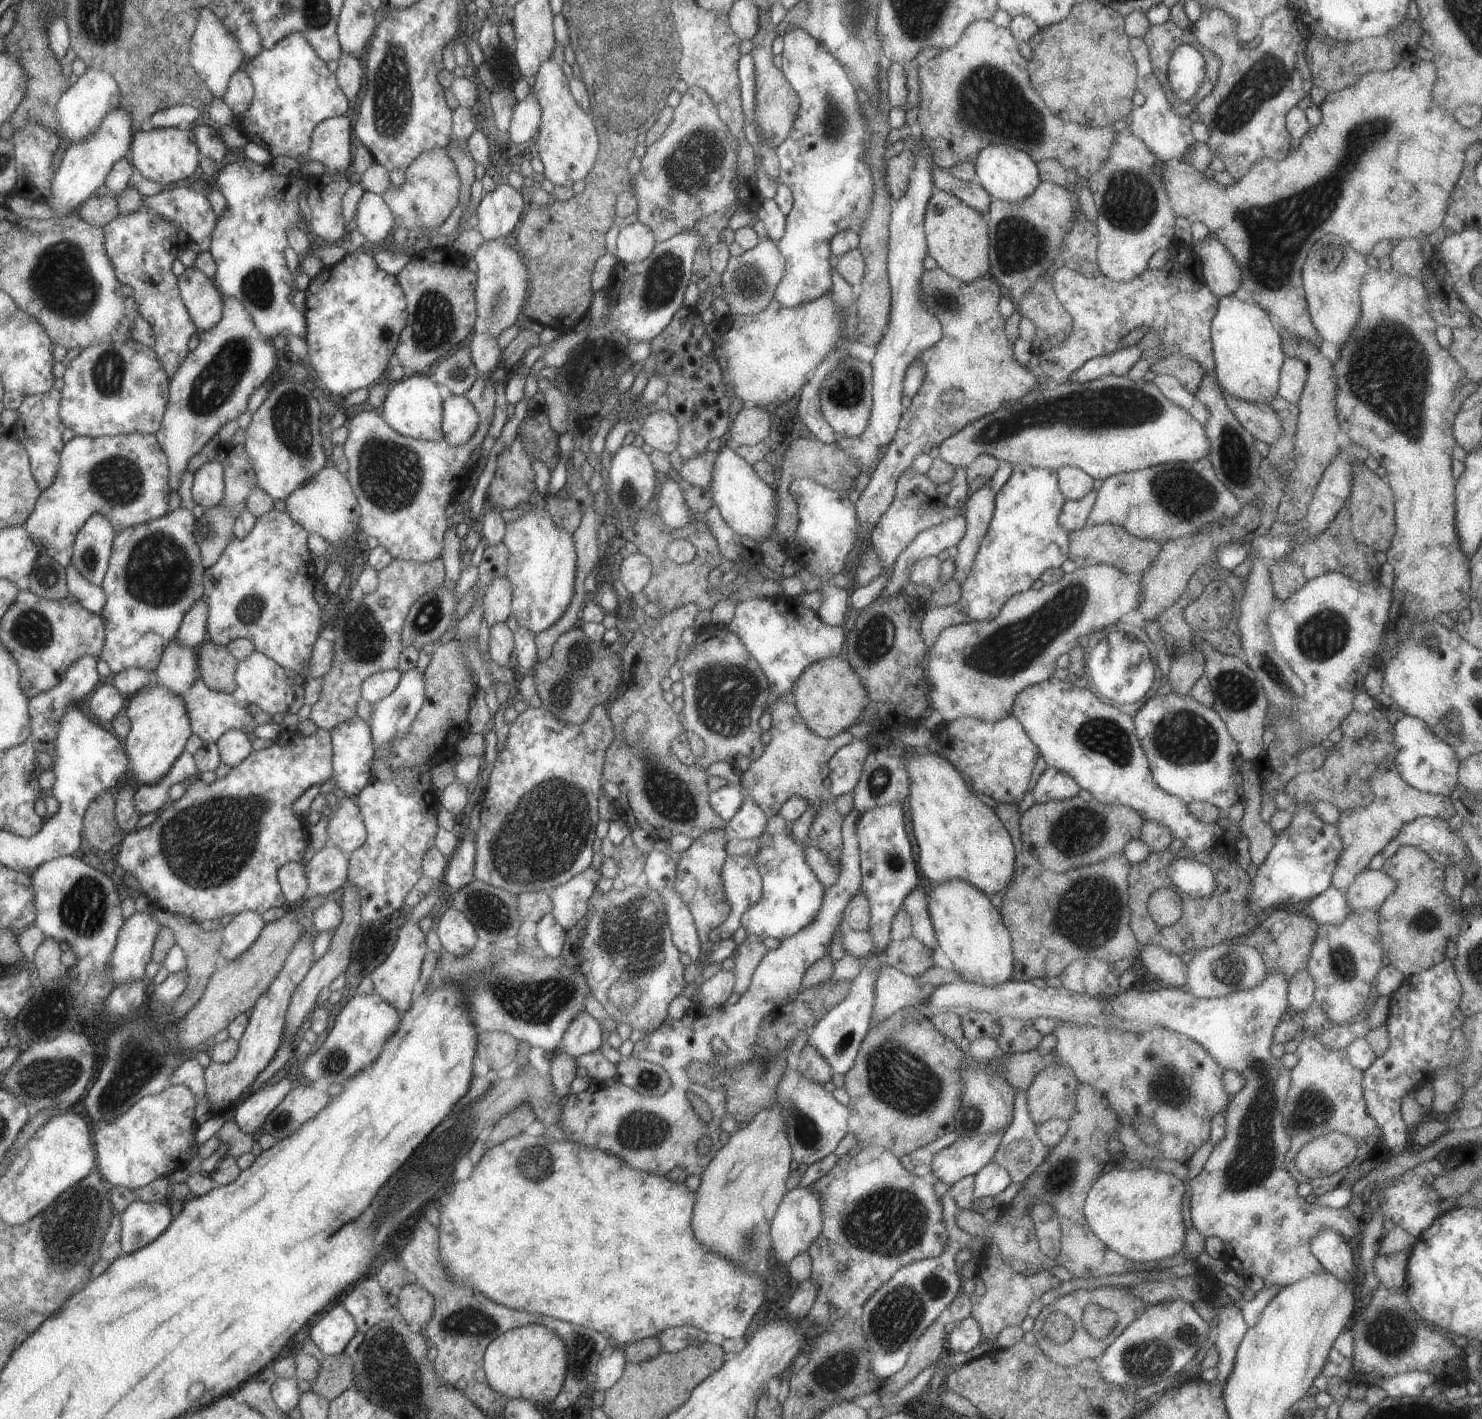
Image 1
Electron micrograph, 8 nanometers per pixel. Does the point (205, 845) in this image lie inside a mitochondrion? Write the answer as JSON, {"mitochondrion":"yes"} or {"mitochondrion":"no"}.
{"mitochondrion":"yes"}

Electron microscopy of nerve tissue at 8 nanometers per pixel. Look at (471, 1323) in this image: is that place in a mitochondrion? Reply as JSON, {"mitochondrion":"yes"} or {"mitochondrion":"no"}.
{"mitochondrion":"yes"}

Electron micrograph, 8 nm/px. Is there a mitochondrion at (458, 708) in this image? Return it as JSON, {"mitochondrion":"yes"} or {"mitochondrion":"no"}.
{"mitochondrion":"no"}

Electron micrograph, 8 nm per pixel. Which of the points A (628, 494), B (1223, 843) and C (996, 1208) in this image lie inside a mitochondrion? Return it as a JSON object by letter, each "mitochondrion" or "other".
{"A":"mitochondrion","B":"other","C":"other"}

